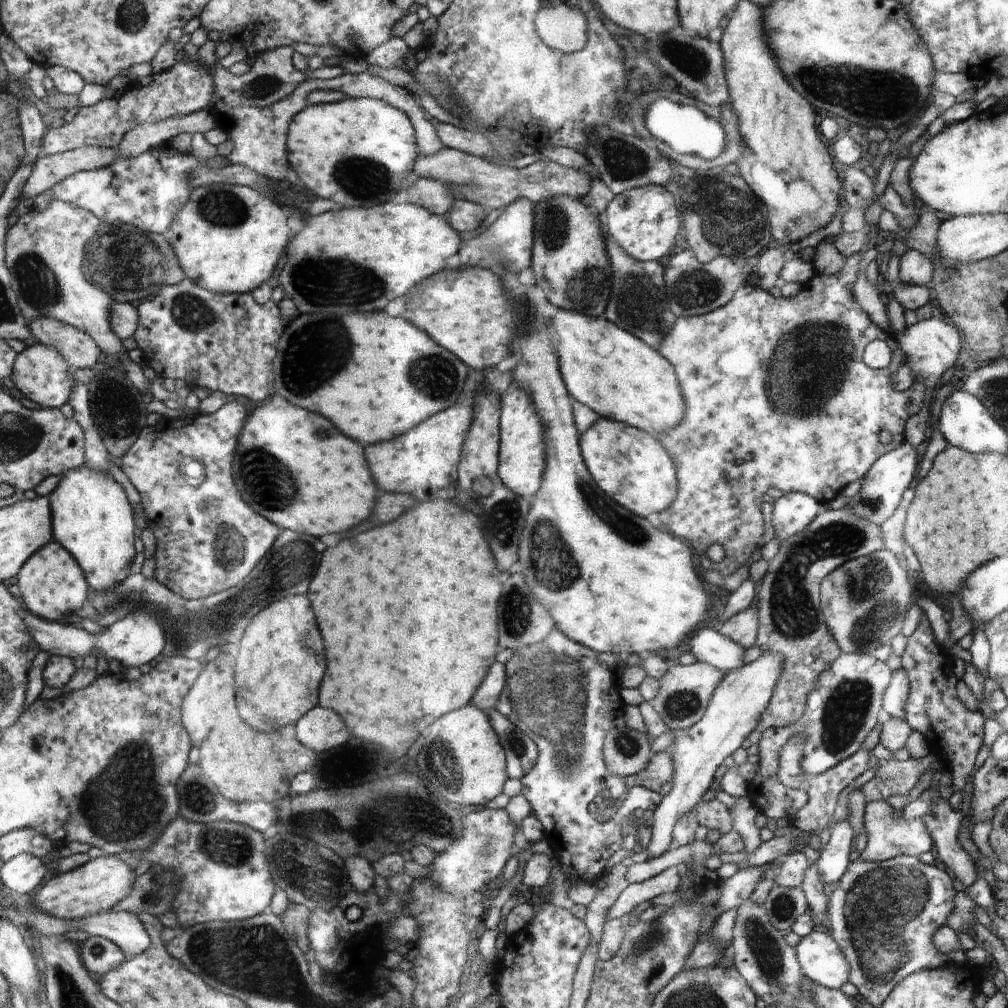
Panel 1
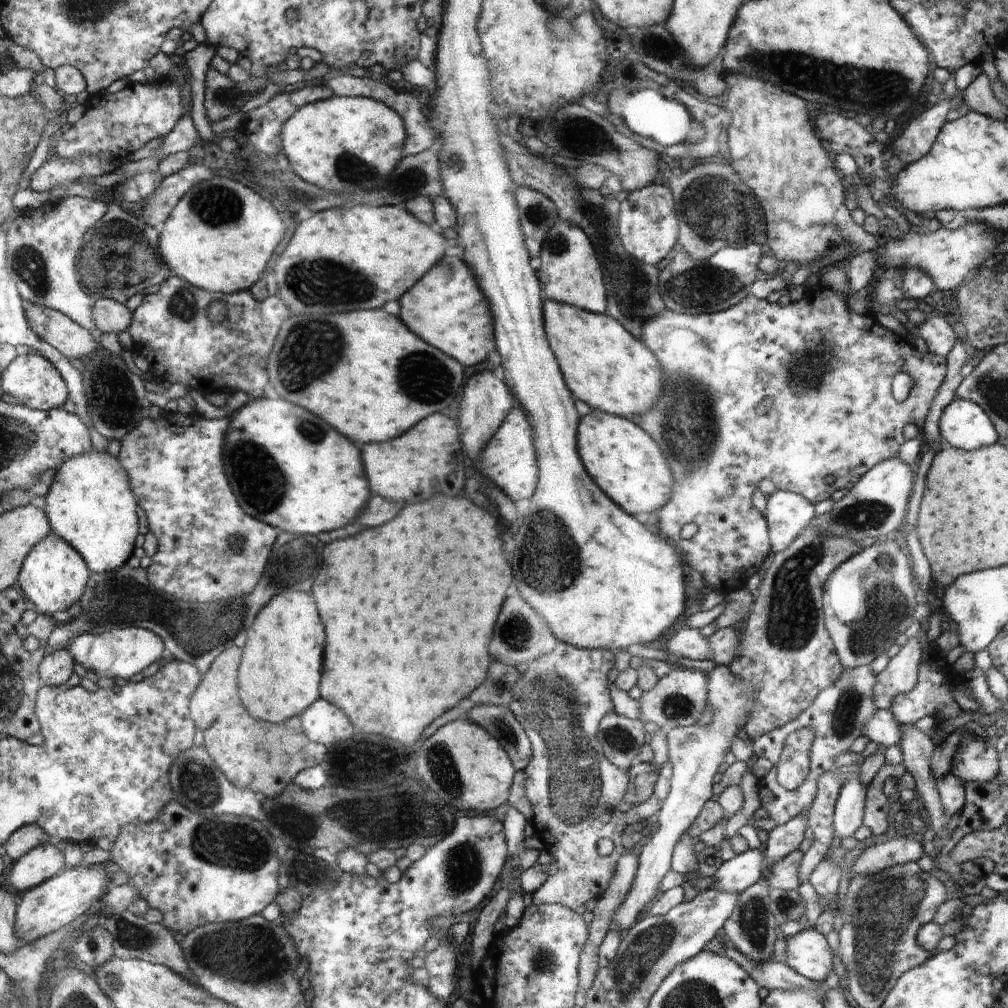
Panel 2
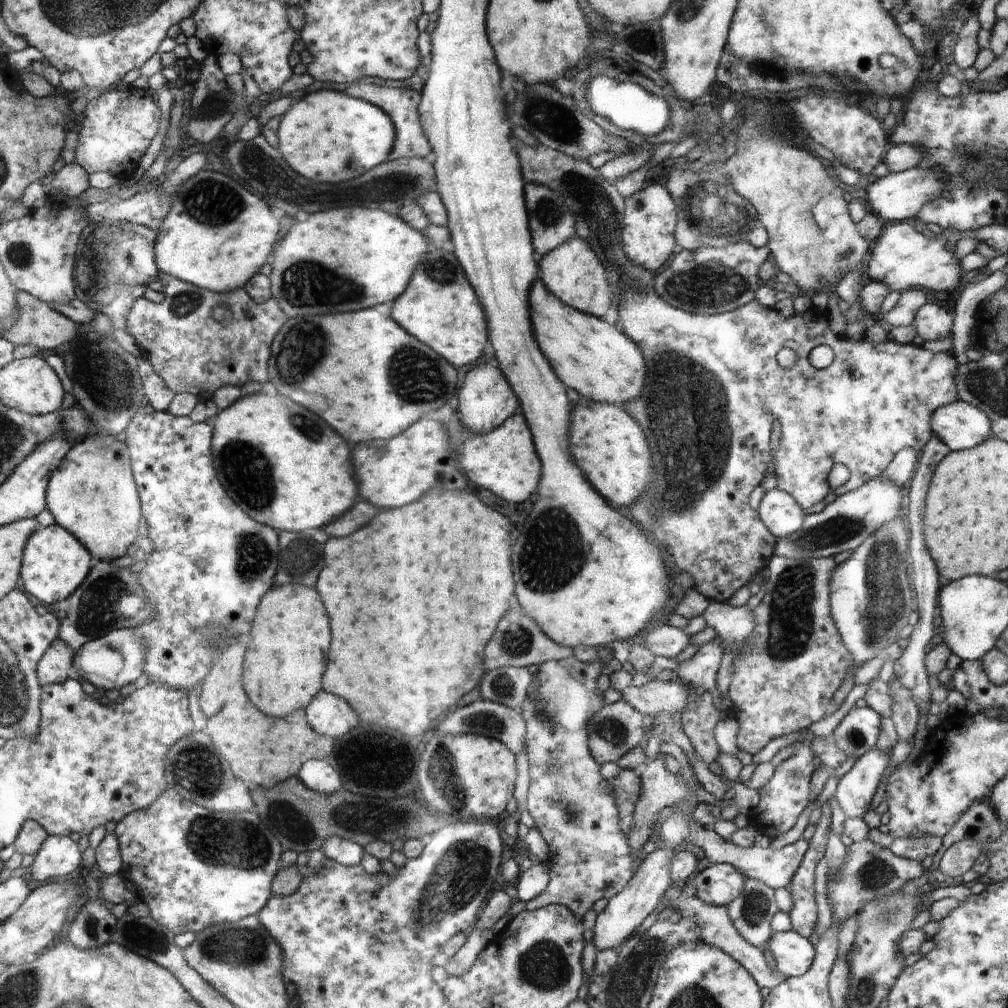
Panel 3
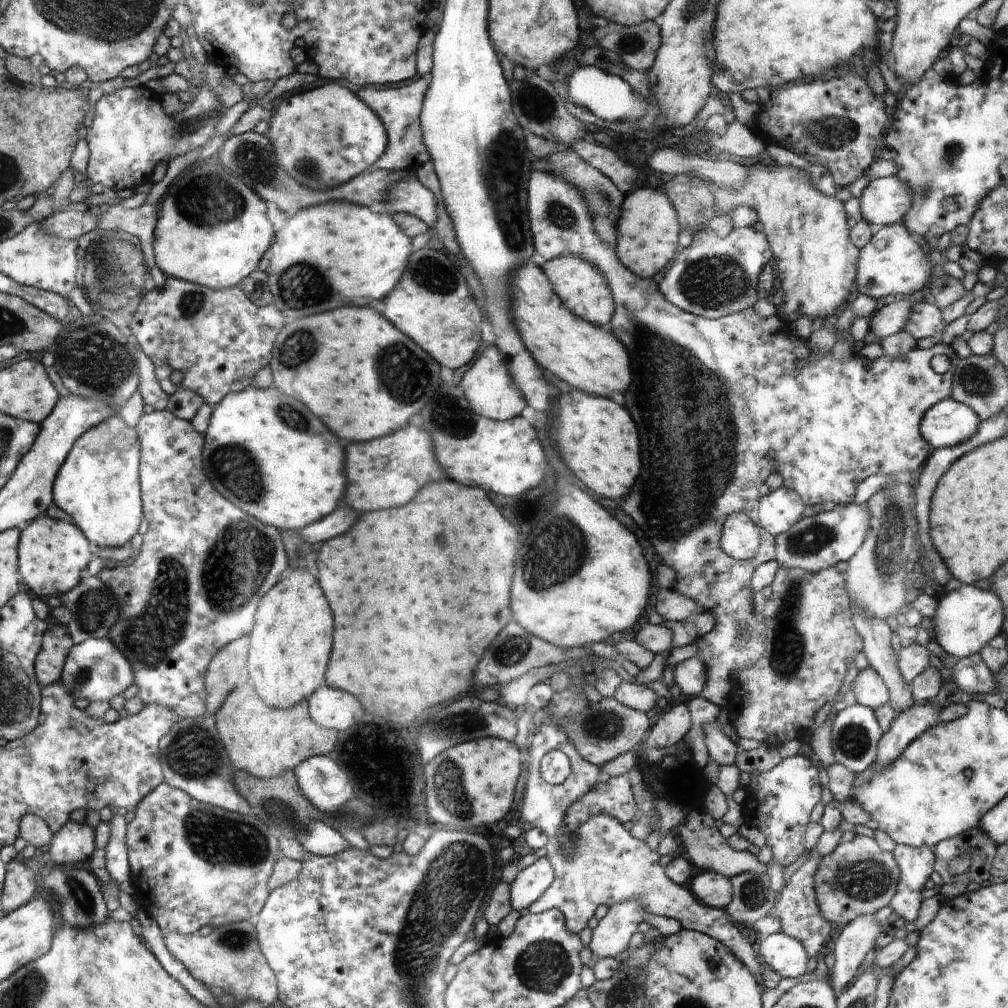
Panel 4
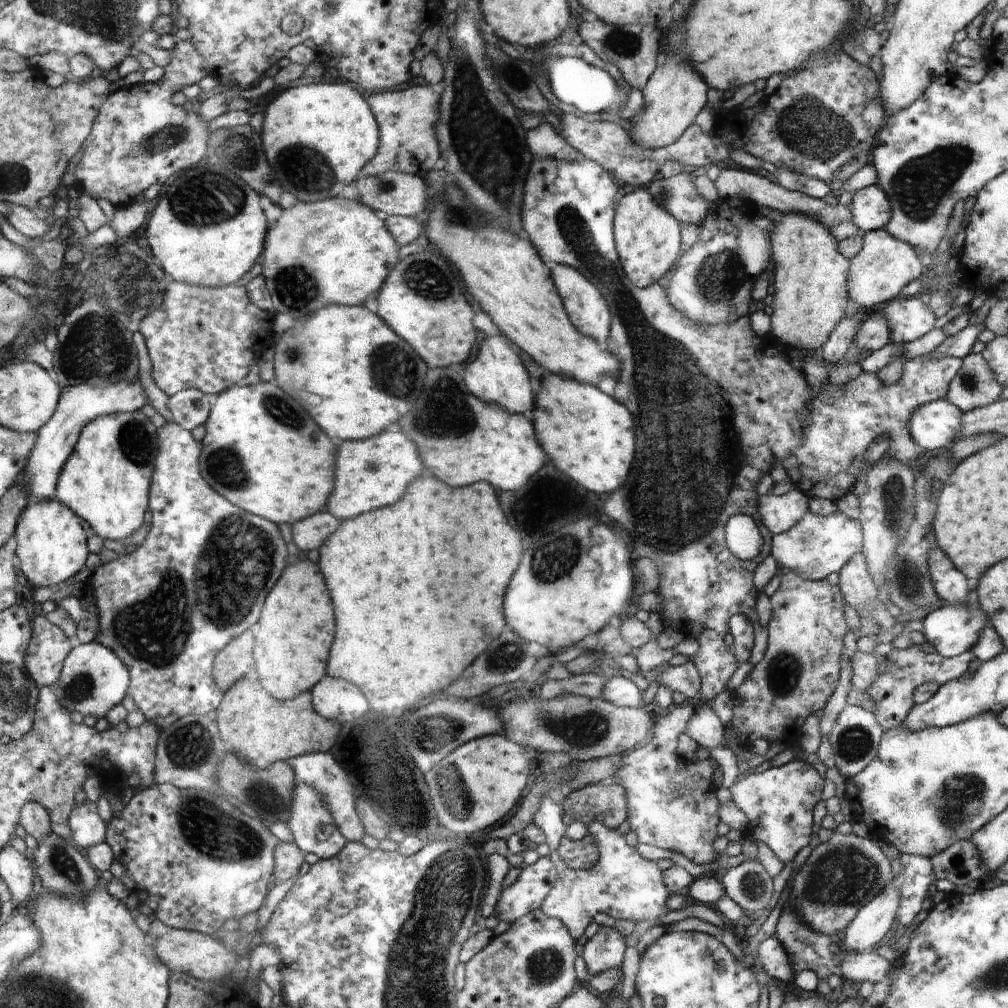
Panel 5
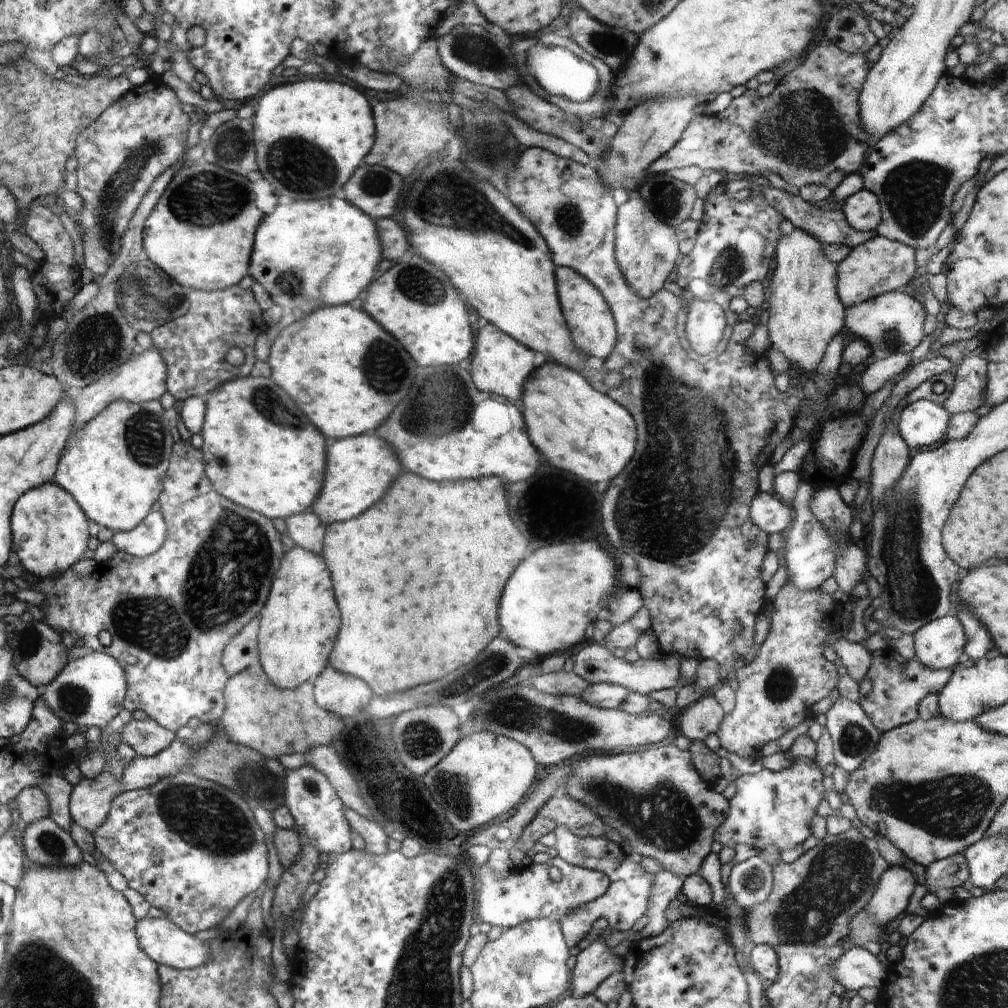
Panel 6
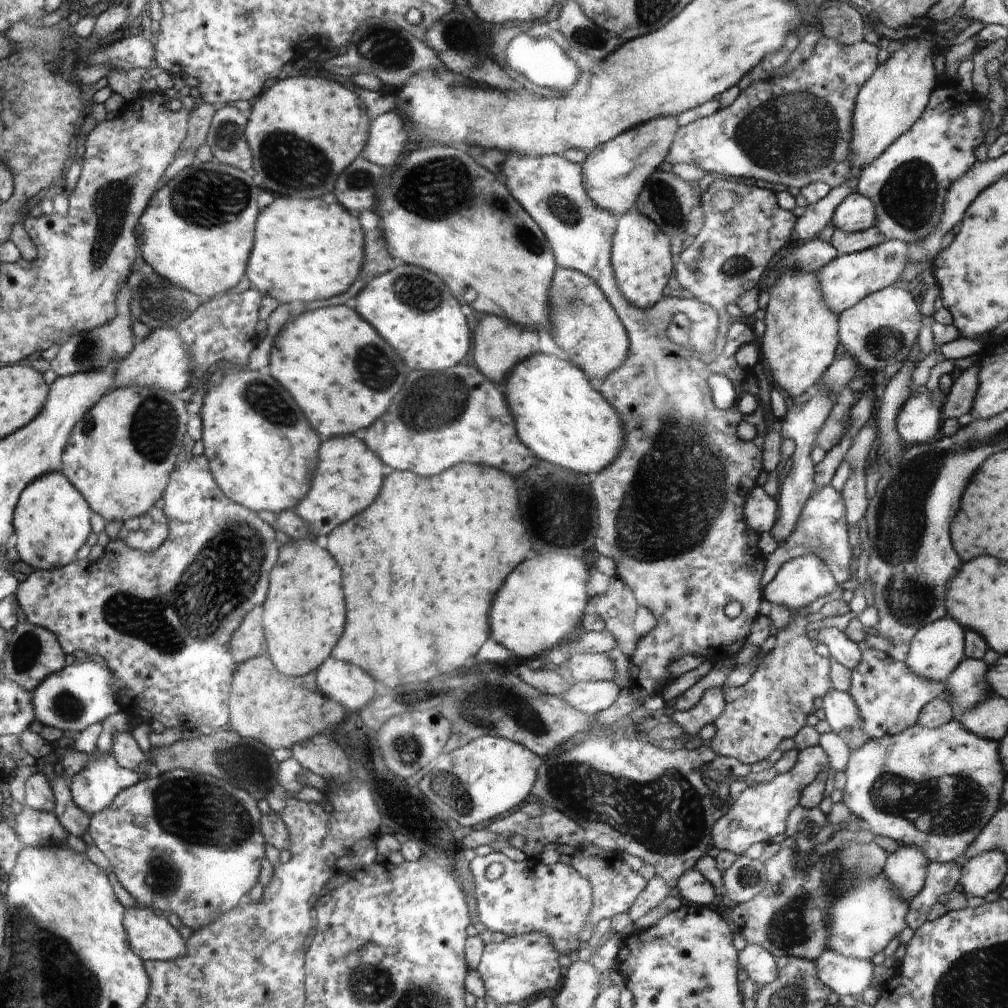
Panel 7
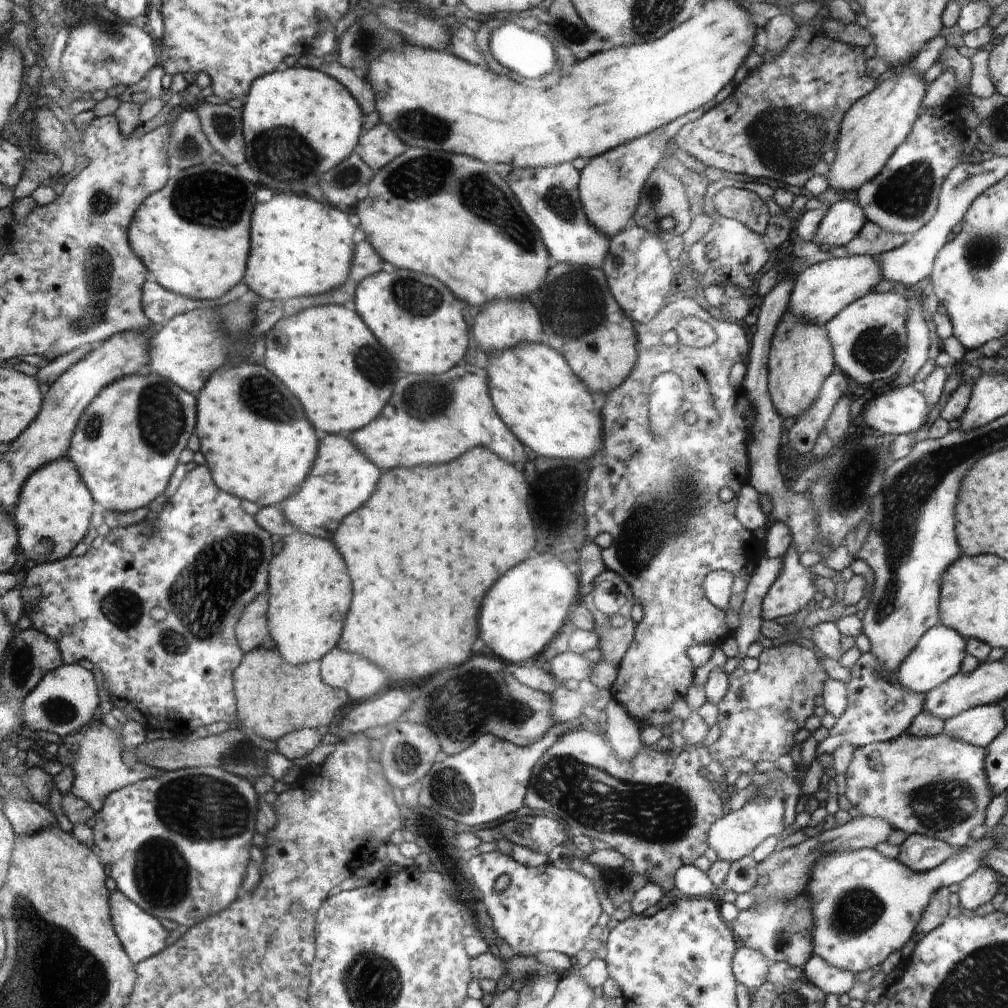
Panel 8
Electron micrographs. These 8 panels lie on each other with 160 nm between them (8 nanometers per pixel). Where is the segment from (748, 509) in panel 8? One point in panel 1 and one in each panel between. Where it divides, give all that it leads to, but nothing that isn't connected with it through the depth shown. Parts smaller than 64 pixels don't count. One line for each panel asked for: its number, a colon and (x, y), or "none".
1: (793, 512)
2: (788, 514)
3: (780, 511)
4: (780, 509)
5: (780, 513)
6: (768, 512)
7: (761, 511)

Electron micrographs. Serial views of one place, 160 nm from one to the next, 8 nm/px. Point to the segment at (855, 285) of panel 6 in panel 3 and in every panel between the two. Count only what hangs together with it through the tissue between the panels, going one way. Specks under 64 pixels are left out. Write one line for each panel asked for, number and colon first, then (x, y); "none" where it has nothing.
3: (898, 260)
4: (890, 264)
5: (878, 272)

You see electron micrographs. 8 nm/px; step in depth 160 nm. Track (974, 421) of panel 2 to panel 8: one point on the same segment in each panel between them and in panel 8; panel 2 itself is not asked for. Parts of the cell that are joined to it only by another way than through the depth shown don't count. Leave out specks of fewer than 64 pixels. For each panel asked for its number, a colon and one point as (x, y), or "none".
3: (959, 425)
4: (948, 423)
5: (933, 426)
6: (921, 422)
7: (917, 421)
8: (901, 410)

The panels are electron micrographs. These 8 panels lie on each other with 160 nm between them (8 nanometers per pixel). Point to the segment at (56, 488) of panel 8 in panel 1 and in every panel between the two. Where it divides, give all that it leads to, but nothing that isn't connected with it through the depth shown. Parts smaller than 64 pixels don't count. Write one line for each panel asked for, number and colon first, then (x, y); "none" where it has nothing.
1: (52, 585)
2: (54, 576)
3: (55, 563)
4: (53, 553)
5: (52, 545)
6: (51, 532)
7: (52, 521)

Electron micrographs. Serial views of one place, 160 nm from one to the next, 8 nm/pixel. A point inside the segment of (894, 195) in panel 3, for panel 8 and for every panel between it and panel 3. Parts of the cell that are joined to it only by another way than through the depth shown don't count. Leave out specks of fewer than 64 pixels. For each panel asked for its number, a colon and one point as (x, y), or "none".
4: (884, 201)
5: (871, 210)
6: (862, 210)
7: (855, 213)
8: (844, 219)

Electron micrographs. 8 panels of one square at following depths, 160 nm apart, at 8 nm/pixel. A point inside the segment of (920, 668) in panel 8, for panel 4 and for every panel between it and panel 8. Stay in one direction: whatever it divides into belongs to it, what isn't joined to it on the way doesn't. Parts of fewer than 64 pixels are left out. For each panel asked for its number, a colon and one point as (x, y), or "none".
4: (965, 620)
5: (951, 630)
6: (938, 645)
7: (935, 652)

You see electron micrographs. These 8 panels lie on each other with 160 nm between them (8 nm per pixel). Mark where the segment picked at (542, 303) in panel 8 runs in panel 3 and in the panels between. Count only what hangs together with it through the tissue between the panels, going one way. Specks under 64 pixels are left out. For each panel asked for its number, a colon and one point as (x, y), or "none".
3: (573, 271)
4: (581, 285)
5: (590, 310)
6: (595, 333)
7: (584, 323)

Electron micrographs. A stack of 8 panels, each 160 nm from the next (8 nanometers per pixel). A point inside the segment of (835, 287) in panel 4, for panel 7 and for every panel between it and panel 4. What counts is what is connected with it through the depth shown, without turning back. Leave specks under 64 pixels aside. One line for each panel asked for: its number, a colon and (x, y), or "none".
5: (811, 274)
6: (805, 314)
7: (799, 345)

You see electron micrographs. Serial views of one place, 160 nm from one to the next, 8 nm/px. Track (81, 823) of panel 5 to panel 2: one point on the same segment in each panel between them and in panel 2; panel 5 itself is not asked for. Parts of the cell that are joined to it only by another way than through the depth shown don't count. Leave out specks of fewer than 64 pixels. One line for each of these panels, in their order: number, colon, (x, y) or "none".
2: (37, 865)
3: (58, 856)
4: (74, 843)

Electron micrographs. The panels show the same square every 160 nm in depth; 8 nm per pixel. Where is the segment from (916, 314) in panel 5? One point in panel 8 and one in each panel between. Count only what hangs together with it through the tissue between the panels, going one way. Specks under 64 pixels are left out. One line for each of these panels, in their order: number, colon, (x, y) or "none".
6: (893, 322)
7: (881, 329)
8: (869, 336)

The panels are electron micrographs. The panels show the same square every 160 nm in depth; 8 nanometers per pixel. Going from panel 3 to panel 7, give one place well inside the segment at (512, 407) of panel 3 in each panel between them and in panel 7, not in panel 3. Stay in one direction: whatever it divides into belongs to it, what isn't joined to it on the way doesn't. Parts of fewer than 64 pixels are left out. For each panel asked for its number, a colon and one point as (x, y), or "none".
4: (489, 387)
5: (497, 376)
6: (502, 364)
7: (499, 345)

